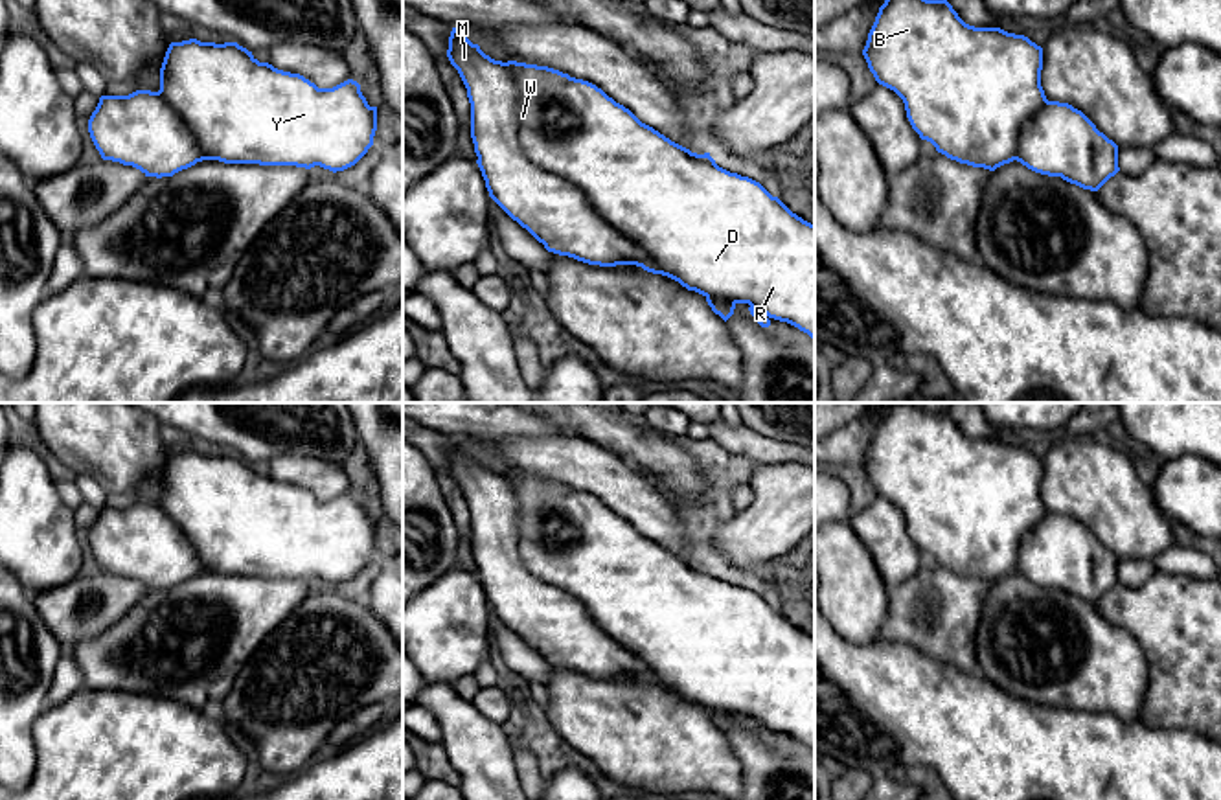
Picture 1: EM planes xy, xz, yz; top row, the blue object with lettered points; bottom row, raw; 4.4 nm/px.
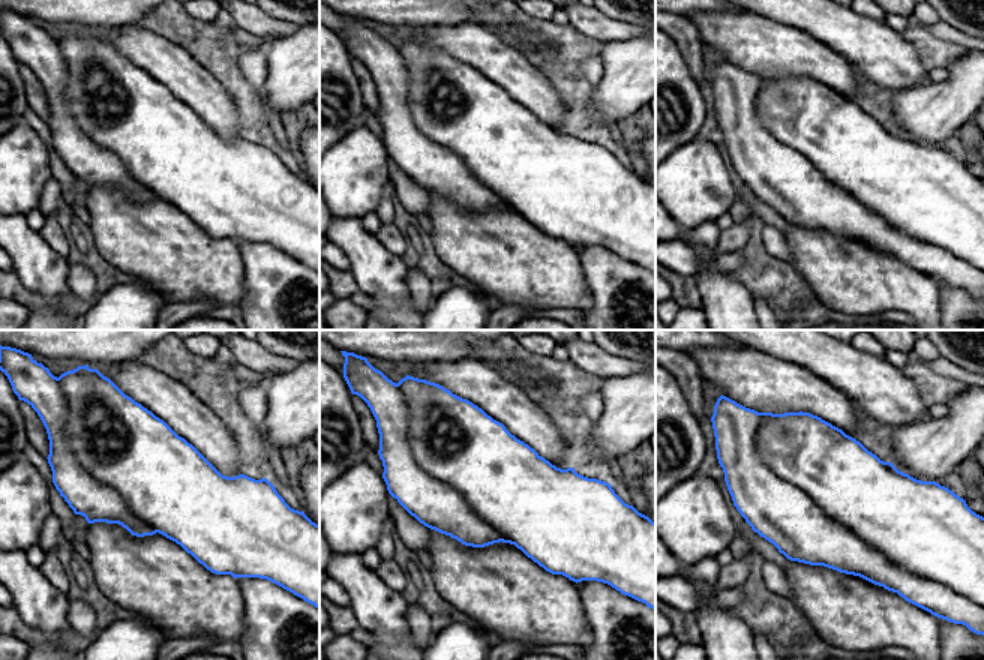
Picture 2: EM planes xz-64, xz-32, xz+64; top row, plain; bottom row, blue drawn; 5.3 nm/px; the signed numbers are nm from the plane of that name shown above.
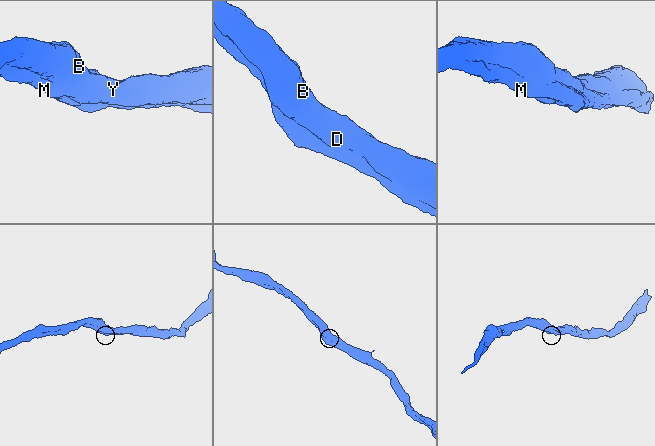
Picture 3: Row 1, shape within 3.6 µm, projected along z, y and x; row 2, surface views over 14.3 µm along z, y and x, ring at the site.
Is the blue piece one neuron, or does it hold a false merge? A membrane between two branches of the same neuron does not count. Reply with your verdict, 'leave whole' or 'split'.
leave whole

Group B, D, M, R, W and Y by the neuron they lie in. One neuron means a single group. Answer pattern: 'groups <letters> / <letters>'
groups B D M R W Y

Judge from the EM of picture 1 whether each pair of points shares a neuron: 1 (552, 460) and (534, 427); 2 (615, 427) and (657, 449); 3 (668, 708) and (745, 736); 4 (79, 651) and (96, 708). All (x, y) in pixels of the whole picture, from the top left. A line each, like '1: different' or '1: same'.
1: different
2: same
3: different
4: different

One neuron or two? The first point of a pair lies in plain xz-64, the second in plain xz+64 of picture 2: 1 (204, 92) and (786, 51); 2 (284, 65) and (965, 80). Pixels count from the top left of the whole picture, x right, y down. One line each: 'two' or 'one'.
1: one
2: one

